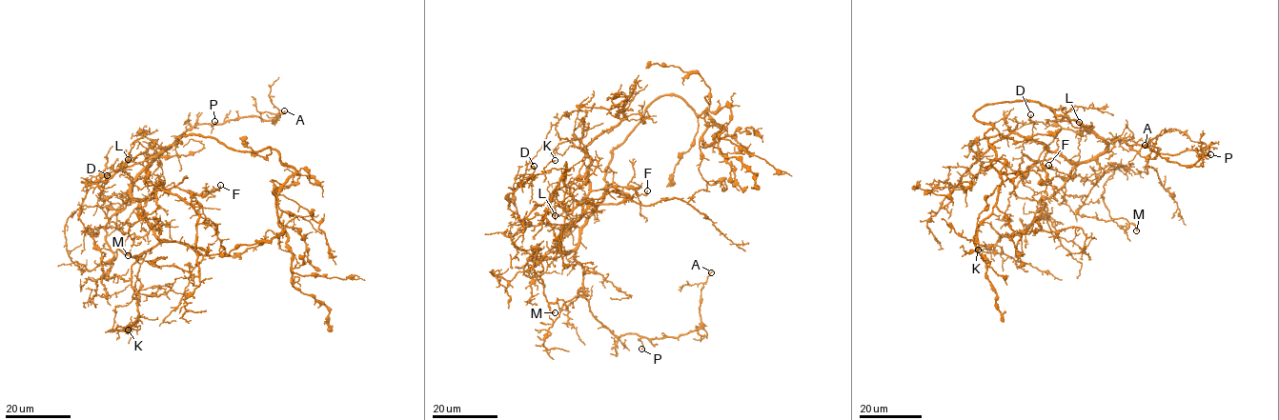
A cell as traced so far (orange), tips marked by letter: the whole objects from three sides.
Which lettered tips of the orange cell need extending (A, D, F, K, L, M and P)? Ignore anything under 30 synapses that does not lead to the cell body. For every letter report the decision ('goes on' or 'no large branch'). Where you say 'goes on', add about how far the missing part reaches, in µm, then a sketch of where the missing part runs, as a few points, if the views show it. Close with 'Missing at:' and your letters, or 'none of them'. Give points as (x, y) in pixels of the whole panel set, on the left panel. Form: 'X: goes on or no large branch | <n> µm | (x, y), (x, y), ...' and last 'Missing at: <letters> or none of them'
A: no large branch
D: no large branch
F: no large branch
K: no large branch
L: no large branch
M: no large branch
P: no large branch
Missing at: none of them

